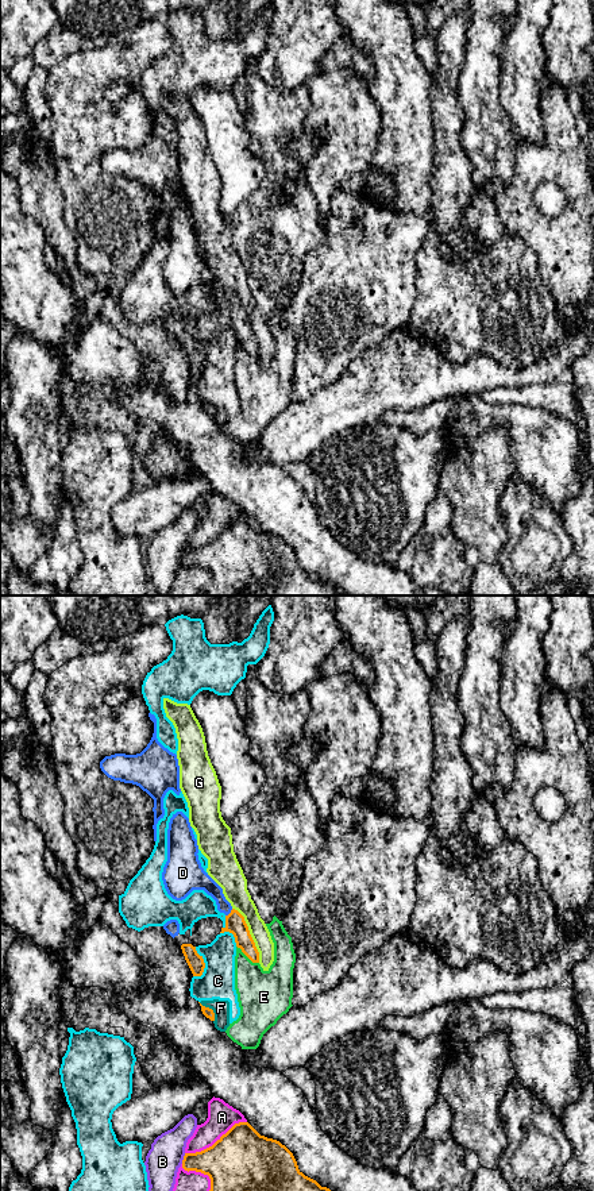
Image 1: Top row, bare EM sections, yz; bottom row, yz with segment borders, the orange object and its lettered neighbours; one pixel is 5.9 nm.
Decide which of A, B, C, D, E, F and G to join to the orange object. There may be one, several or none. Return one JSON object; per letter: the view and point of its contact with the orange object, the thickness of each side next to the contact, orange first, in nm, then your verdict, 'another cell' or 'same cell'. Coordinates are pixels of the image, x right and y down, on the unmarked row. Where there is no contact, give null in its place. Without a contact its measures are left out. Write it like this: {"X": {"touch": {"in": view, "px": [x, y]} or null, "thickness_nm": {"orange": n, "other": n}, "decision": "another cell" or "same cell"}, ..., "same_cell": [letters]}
{"A": {"touch": {"in": "yz", "px": [216, 536]}, "thickness_nm": {"orange": 380, "other": 170}, "decision": "another cell"}, "B": {"touch": {"in": "yz", "px": [184, 554]}, "thickness_nm": {"orange": 260, "other": 200}, "decision": "another cell"}, "C": {"touch": {"in": "yz", "px": [203, 357]}, "thickness_nm": {"orange": 100, "other": 200}, "decision": "another cell"}, "D": {"touch": {"in": "yz", "px": [230, 308]}, "thickness_nm": {"orange": 120, "other": 100}, "decision": "same cell"}, "E": {"touch": {"in": "yz", "px": [247, 351]}, "thickness_nm": {"orange": 120, "other": 300}, "decision": "another cell"}, "F": {"touch": {"in": "yz", "px": [211, 404]}, "thickness_nm": {"orange": 60, "other": 100}, "decision": "another cell"}, "G": {"touch": {"in": "yz", "px": [250, 330]}, "thickness_nm": {"orange": 120, "other": 140}, "decision": "another cell"}, "same_cell": ["D"]}

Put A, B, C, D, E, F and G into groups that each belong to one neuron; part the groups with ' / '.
A / B / C F / D / E / G

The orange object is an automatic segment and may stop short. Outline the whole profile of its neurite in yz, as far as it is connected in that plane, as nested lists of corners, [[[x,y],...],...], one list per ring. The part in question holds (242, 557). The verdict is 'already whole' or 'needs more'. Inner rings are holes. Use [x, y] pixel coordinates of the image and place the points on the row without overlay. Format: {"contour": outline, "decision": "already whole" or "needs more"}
{"contour": [[[248,517],[235,519],[201,547],[185,548],[182,563],[201,567],[211,574],[209,587],[197,596],[236,596],[244,589],[250,589],[255,596],[343,596],[329,583],[305,571],[285,540],[261,531]]], "decision": "already whole"}

